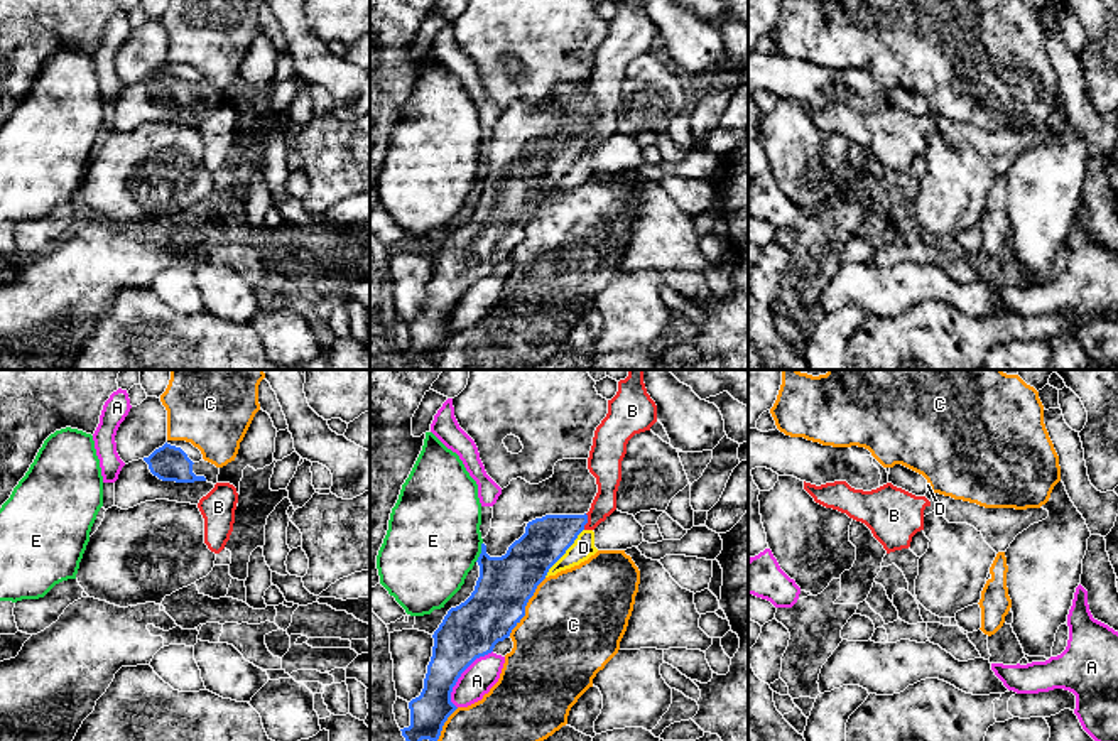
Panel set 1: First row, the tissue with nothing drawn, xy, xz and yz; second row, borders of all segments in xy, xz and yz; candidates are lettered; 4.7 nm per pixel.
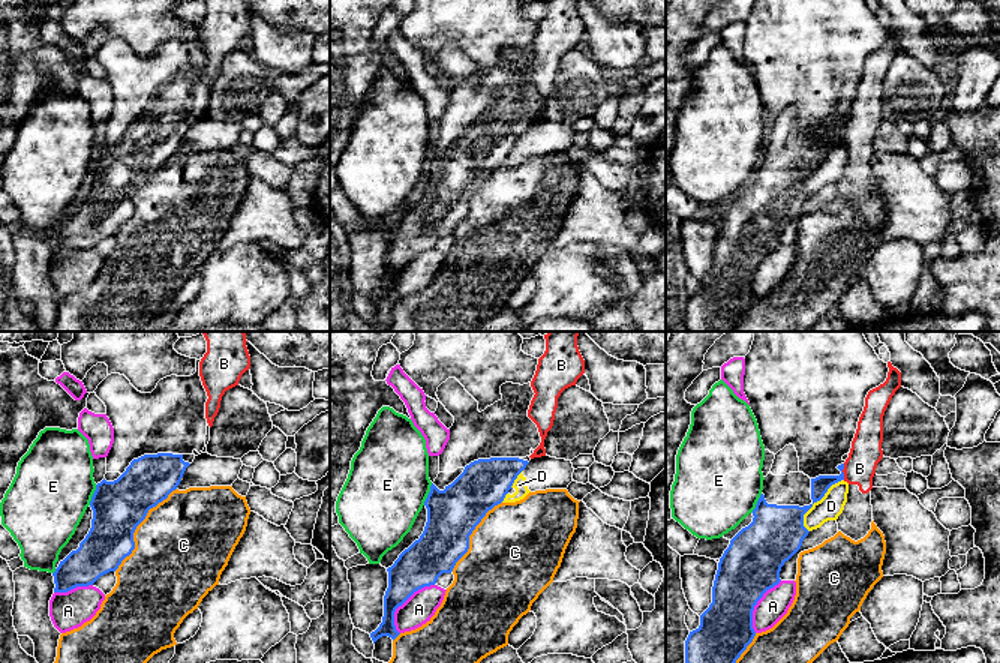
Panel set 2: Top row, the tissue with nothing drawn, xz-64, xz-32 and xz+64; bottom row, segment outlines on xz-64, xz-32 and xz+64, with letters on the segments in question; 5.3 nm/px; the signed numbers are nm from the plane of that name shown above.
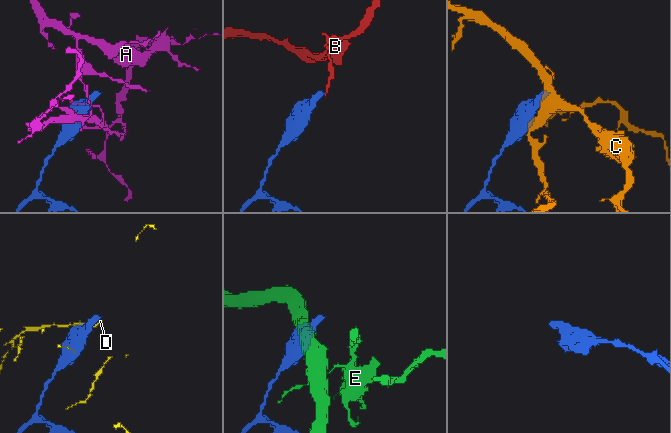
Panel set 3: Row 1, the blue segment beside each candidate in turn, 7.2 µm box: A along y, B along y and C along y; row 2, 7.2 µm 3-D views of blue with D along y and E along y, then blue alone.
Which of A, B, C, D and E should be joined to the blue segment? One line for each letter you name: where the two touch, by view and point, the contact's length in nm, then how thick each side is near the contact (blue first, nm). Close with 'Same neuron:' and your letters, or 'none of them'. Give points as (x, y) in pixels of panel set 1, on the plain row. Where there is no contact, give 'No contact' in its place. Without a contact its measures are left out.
Same neuron: none of them

